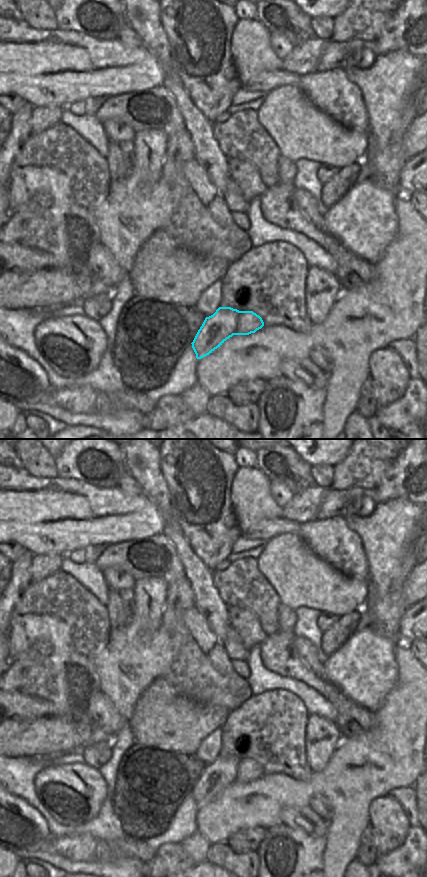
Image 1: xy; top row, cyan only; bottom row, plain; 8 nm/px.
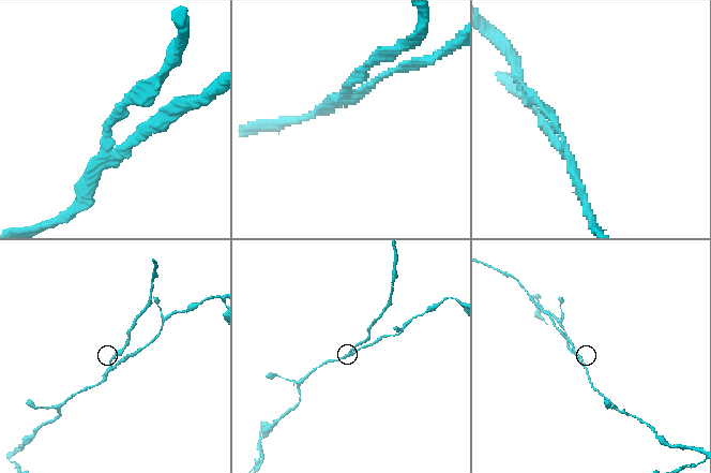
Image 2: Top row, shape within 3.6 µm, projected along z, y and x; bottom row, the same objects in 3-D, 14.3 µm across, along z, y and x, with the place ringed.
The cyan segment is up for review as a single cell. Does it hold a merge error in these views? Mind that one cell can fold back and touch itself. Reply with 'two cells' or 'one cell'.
two cells

